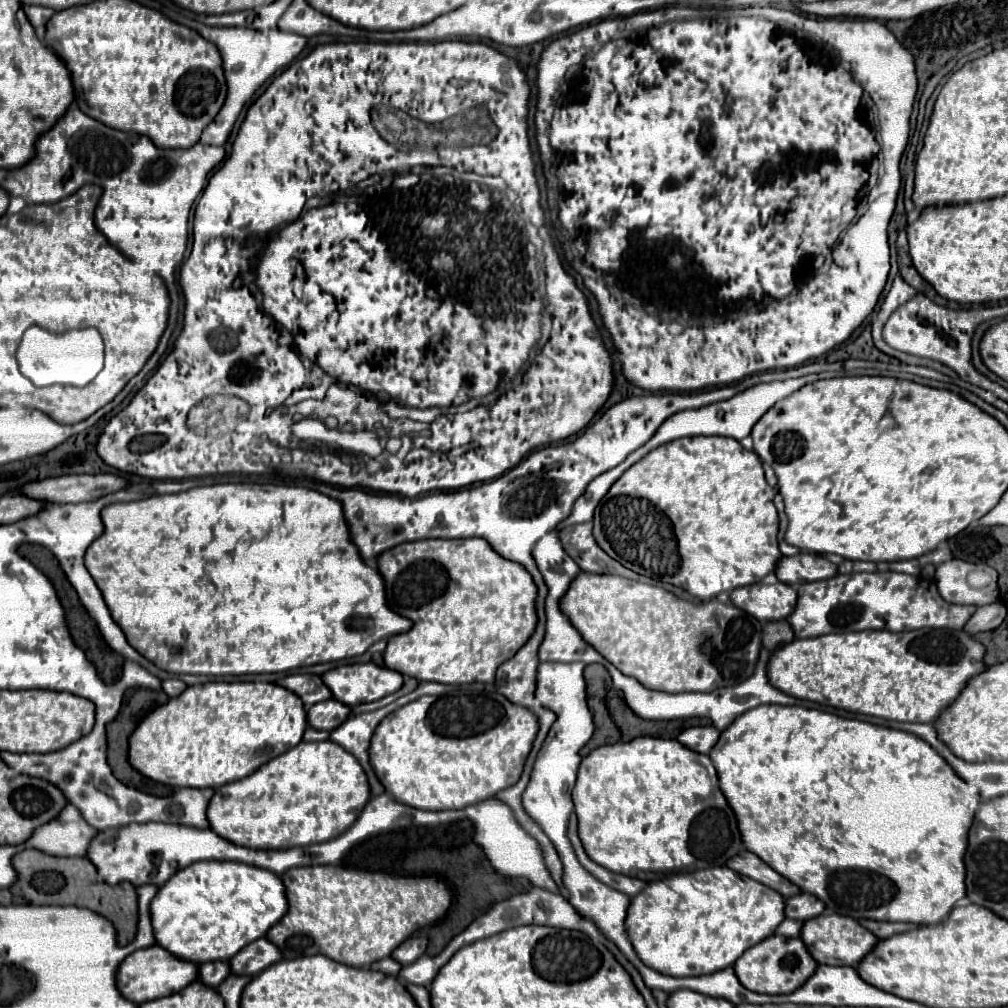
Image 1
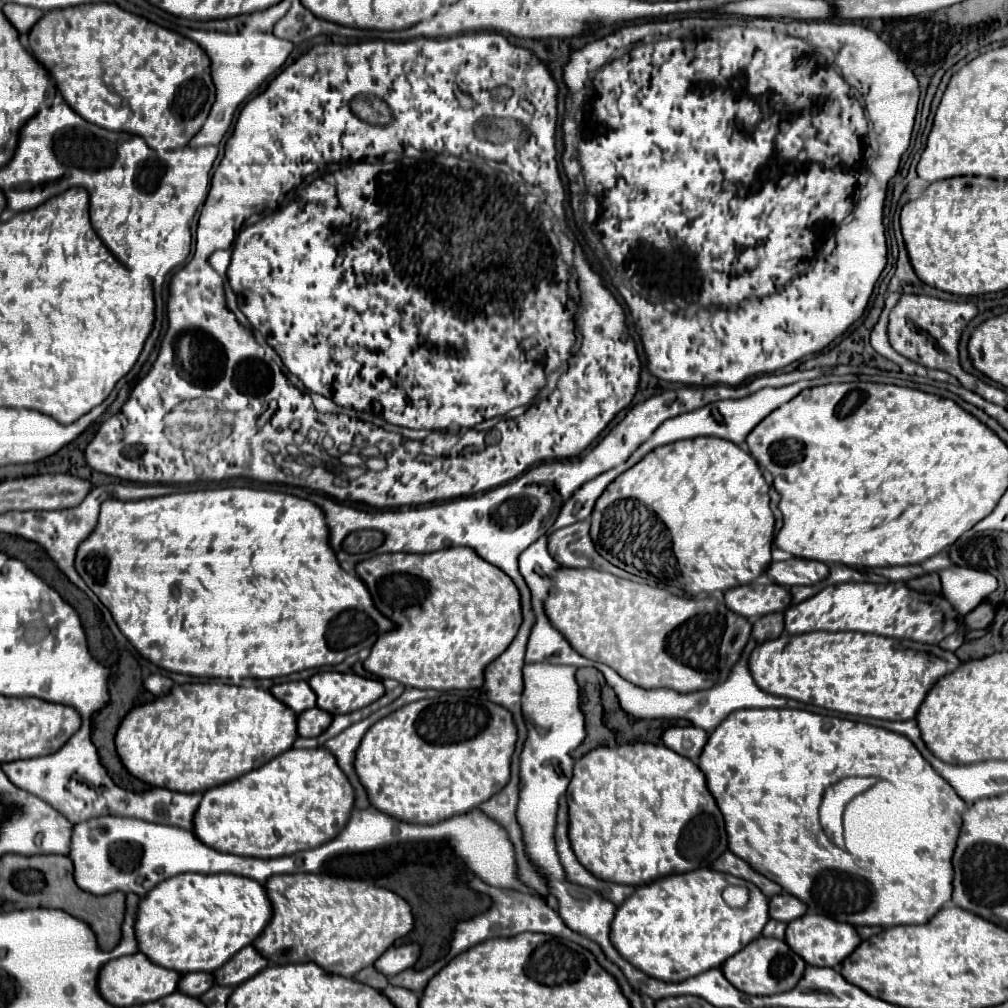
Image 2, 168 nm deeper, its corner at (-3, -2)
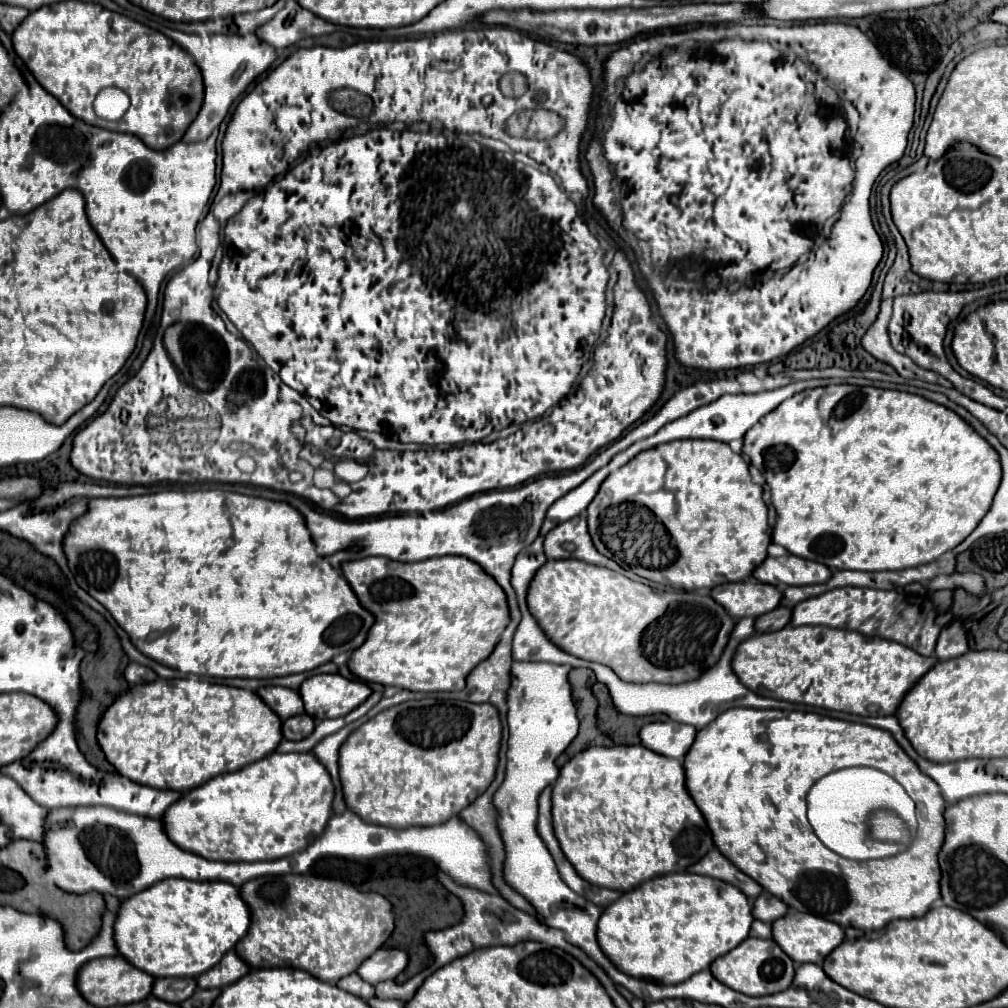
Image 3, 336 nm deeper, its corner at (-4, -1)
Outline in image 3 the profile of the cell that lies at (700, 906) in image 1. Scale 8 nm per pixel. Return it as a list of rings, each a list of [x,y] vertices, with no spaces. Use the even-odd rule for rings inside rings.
[[[670,873],[642,883],[608,905],[600,917],[598,941],[620,971],[644,981],[674,985],[738,947],[752,923],[752,903],[738,887],[706,875]]]

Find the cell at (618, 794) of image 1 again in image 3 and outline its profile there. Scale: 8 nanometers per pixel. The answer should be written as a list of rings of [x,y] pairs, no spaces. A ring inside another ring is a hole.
[[[618,745],[618,747],[590,747],[578,755],[574,755],[560,771],[560,777],[554,785],[552,791],[552,817],[554,817],[554,831],[556,837],[560,841],[560,847],[564,851],[564,855],[568,857],[568,861],[574,865],[574,869],[578,871],[578,875],[582,879],[586,879],[588,883],[596,885],[596,887],[608,887],[608,889],[616,889],[616,891],[630,891],[634,887],[638,887],[640,883],[658,877],[658,875],[666,875],[666,873],[680,873],[686,871],[690,865],[694,865],[696,861],[700,861],[712,847],[712,833],[708,829],[708,823],[702,815],[702,811],[698,809],[698,805],[694,803],[692,795],[686,789],[686,773],[682,763],[678,763],[676,759],[664,757],[660,753],[654,753],[650,749],[646,749],[644,745]]]

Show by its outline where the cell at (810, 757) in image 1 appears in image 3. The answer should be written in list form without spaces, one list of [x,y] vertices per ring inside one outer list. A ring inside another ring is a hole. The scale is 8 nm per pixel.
[[[732,707],[728,711],[724,711],[720,717],[716,717],[716,721],[712,725],[706,725],[702,731],[696,733],[696,741],[692,745],[692,749],[688,751],[686,759],[684,759],[684,769],[686,769],[686,781],[688,781],[688,791],[692,793],[692,799],[696,801],[696,805],[700,805],[700,811],[704,813],[706,821],[708,821],[708,827],[712,829],[712,839],[716,843],[716,847],[720,849],[720,853],[724,857],[728,857],[740,871],[744,871],[746,875],[750,875],[754,881],[758,881],[766,891],[770,891],[772,895],[776,895],[778,899],[782,899],[790,909],[796,909],[796,911],[804,911],[804,913],[812,913],[812,915],[818,915],[818,917],[824,917],[828,921],[836,921],[838,925],[842,927],[856,927],[856,929],[880,929],[884,927],[888,921],[892,919],[916,919],[916,917],[922,917],[930,905],[934,901],[940,899],[940,865],[938,865],[938,853],[940,853],[940,831],[942,831],[942,843],[944,843],[944,797],[940,793],[940,787],[936,785],[934,779],[930,779],[928,775],[924,775],[918,765],[902,751],[902,747],[894,741],[892,733],[884,731],[884,729],[876,729],[876,727],[870,727],[870,725],[856,725],[856,723],[850,723],[850,721],[842,721],[842,719],[832,719],[832,717],[824,717],[824,715],[818,715],[818,713],[806,713],[806,711],[780,711],[780,709],[746,709],[746,707]],[[846,767],[874,767],[878,771],[884,771],[888,773],[890,777],[894,777],[904,789],[906,793],[912,797],[914,803],[920,803],[924,809],[922,809],[922,815],[920,815],[920,821],[926,821],[930,825],[930,831],[928,831],[928,841],[924,841],[922,837],[922,831],[918,831],[916,835],[910,833],[908,825],[896,817],[892,811],[874,811],[872,817],[868,819],[868,833],[872,839],[876,841],[884,841],[884,843],[902,843],[906,845],[906,849],[898,855],[892,855],[892,857],[886,857],[886,859],[872,859],[872,861],[852,861],[852,859],[844,859],[840,857],[838,853],[830,851],[828,847],[824,847],[820,843],[820,839],[816,837],[812,825],[808,823],[808,817],[806,817],[806,795],[810,791],[810,787],[822,779],[824,775],[832,773],[832,771],[838,771],[838,769],[846,769]]]

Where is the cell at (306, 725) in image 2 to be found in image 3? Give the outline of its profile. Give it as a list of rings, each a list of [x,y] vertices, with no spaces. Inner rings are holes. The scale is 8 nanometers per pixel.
[[[302,713],[302,715],[296,715],[296,717],[288,717],[282,723],[282,733],[284,733],[284,739],[300,741],[300,739],[308,737],[314,731],[314,727],[316,727],[314,719],[308,713]]]

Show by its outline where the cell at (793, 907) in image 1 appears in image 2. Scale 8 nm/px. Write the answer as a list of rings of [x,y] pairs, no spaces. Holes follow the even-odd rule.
[[[783,892],[777,894],[777,896],[773,896],[769,900],[769,904],[771,904],[771,918],[779,920],[779,922],[791,922],[791,920],[799,918],[807,910],[801,900],[797,900],[791,894],[783,896]]]

